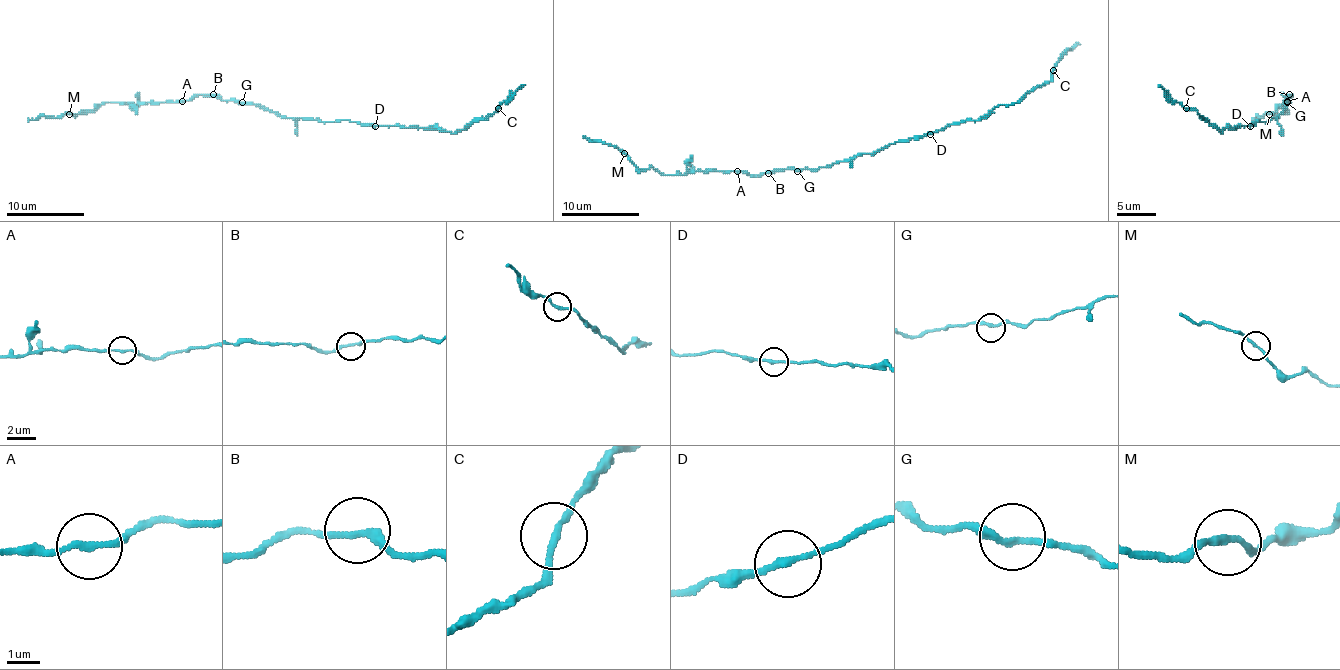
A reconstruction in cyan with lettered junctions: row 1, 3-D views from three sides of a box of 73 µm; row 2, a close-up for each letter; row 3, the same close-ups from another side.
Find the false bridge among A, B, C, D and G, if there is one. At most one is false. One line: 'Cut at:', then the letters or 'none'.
Cut at: none

